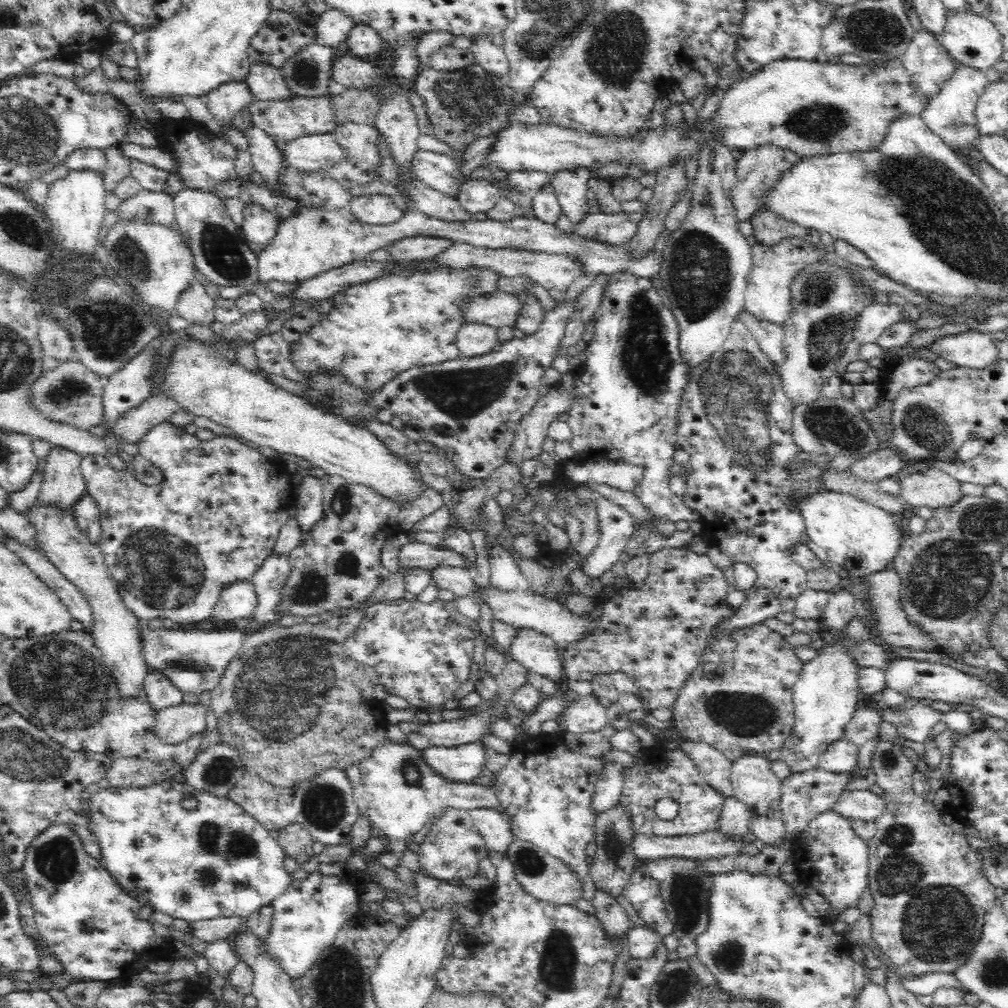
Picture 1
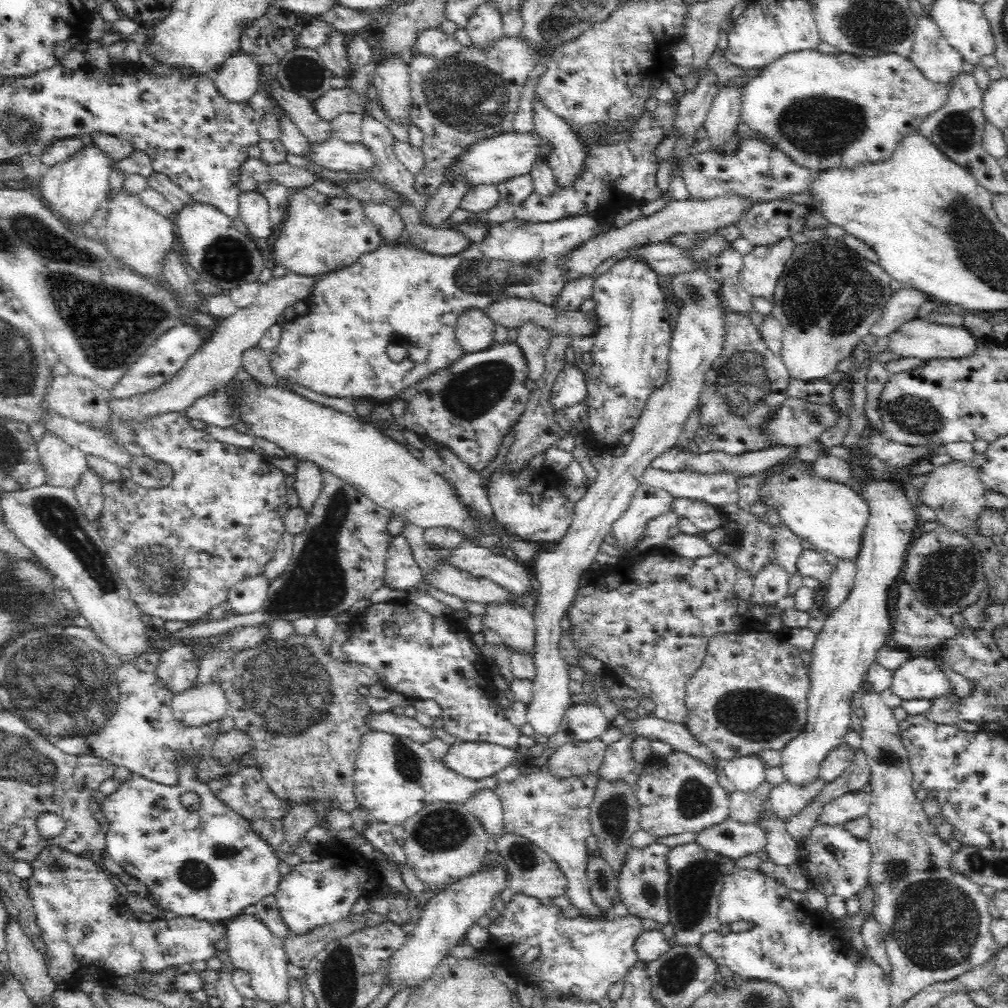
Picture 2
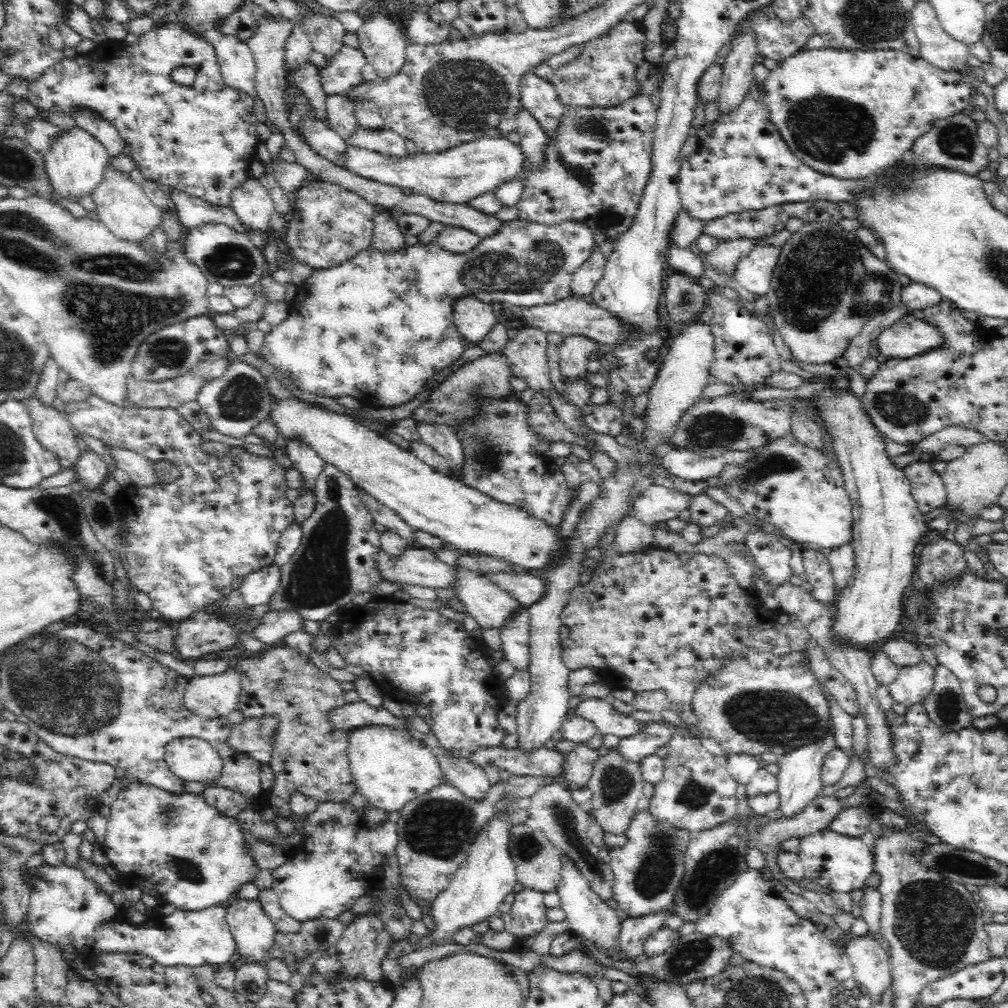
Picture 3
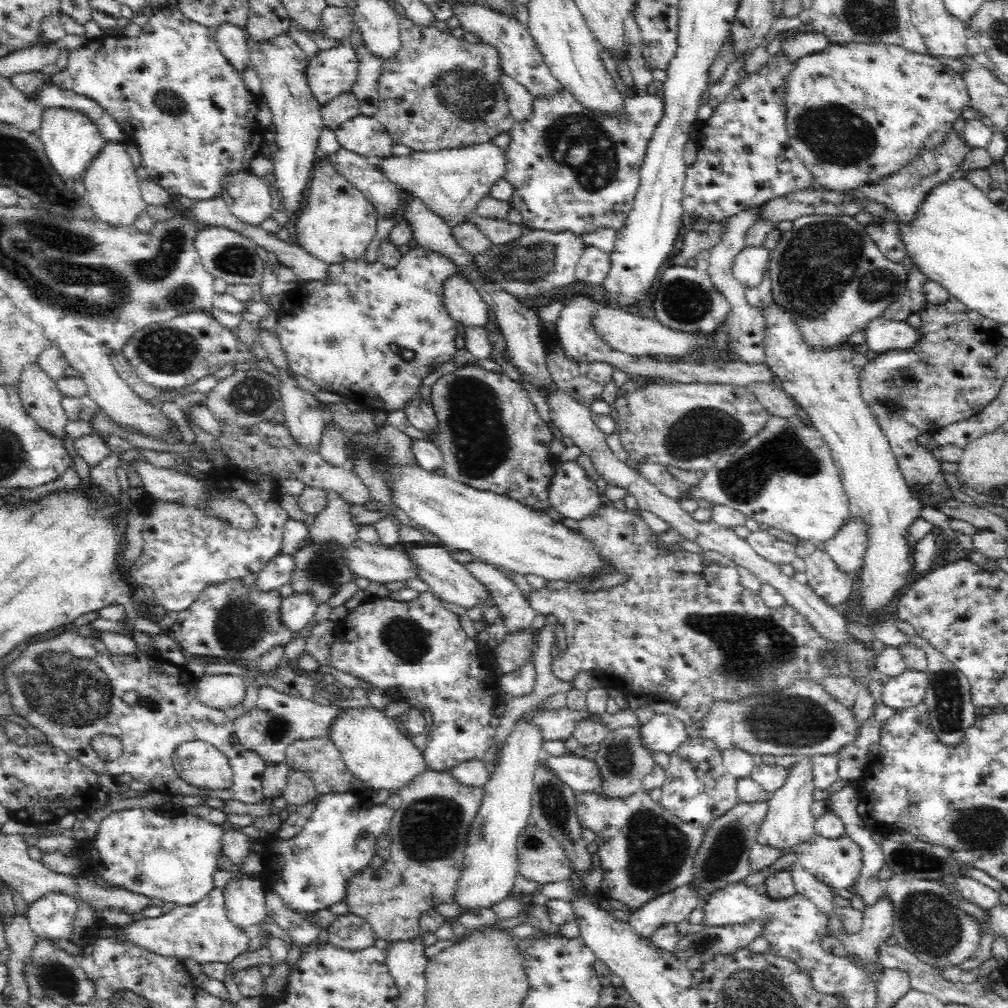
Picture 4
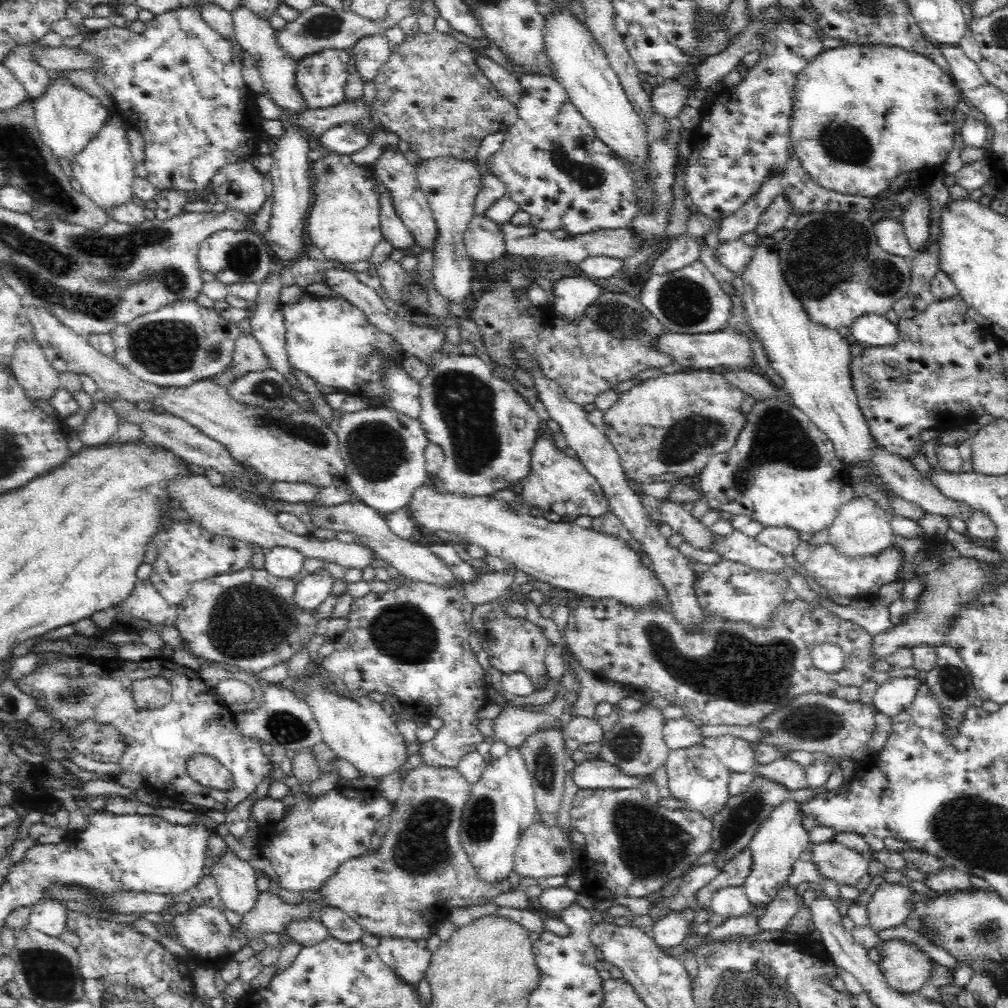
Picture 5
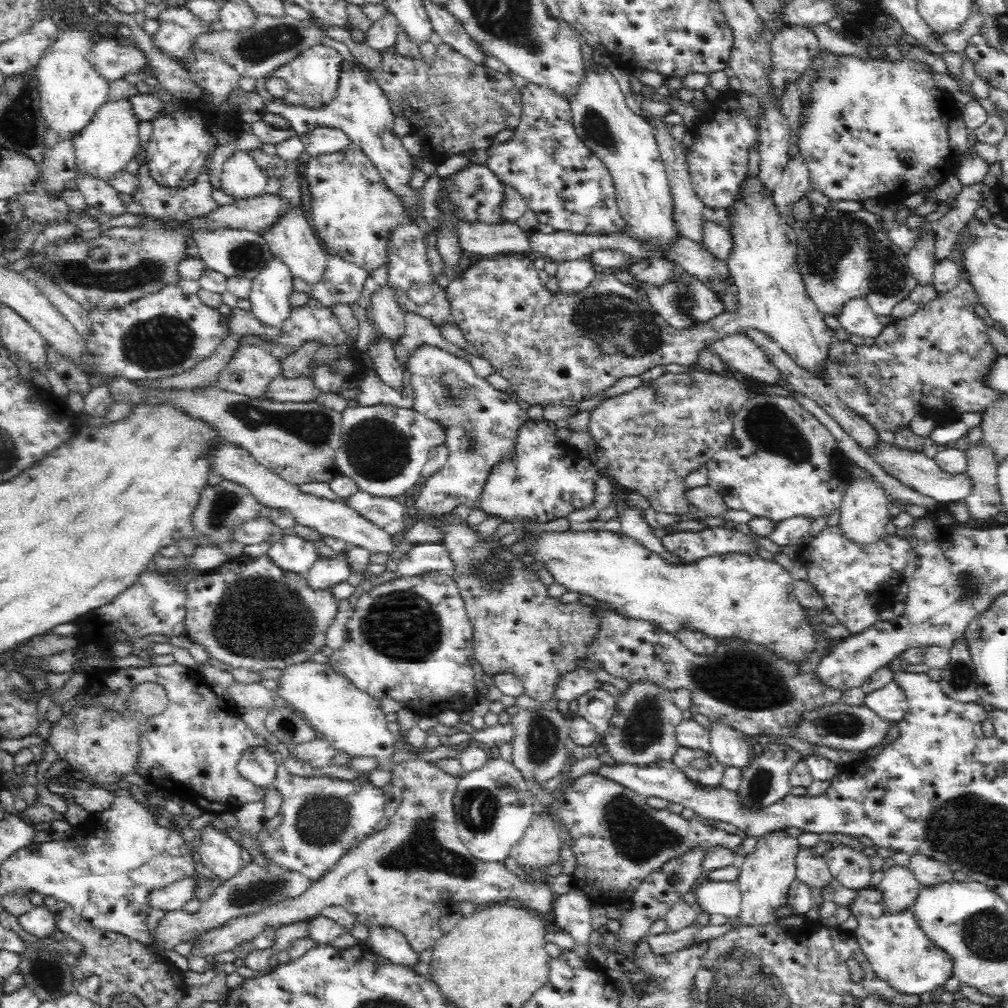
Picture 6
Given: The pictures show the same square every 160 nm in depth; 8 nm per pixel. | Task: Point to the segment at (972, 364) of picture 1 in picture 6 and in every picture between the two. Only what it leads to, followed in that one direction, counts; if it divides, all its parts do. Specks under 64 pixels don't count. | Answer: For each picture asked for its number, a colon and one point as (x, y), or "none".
2: (920, 338)
3: (909, 337)
4: (881, 335)
5: (875, 330)
6: (856, 318)

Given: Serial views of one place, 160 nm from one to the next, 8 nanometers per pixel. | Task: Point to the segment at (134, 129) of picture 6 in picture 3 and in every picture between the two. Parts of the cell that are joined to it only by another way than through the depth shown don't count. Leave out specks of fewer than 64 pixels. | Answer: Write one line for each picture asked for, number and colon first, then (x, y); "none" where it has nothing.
3: (122, 206)
4: (112, 188)
5: (105, 169)

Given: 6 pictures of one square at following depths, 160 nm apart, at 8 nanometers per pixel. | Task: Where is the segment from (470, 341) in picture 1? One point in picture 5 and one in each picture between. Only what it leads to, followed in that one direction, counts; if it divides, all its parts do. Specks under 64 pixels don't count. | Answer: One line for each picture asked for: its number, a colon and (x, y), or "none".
2: (475, 331)
3: (474, 319)
4: (464, 303)
5: (451, 185)

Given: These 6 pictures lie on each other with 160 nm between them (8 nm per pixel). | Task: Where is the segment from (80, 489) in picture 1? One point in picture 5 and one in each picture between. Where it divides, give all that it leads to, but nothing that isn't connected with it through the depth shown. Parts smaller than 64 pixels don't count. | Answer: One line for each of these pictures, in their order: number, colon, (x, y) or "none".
2: (63, 465)
3: (52, 429)
4: (39, 395)
5: (39, 381)

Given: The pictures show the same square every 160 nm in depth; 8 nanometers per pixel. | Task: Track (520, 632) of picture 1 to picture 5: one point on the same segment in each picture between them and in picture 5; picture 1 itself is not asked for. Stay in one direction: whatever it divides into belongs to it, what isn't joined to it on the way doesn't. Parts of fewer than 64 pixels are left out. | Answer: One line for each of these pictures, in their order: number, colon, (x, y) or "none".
2: (515, 625)
3: (492, 607)
4: (448, 580)
5: (418, 563)

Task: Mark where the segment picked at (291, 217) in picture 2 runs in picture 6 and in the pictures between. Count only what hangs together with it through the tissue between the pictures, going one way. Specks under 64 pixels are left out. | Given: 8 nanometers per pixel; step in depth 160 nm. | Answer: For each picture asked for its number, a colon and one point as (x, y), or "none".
3: (327, 226)
4: (337, 222)
5: (344, 225)
6: (353, 212)

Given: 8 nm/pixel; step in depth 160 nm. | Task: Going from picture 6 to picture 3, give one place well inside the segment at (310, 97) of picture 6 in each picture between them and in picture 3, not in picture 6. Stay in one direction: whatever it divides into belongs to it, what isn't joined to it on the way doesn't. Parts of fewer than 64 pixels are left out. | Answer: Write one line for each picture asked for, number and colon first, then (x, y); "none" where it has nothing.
3: (344, 72)
4: (330, 73)
5: (321, 78)

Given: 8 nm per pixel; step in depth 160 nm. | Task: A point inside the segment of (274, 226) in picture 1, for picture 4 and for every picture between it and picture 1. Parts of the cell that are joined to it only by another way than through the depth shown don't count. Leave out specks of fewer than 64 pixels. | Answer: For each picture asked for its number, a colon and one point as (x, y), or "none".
2: (253, 209)
3: (251, 203)
4: (247, 195)

